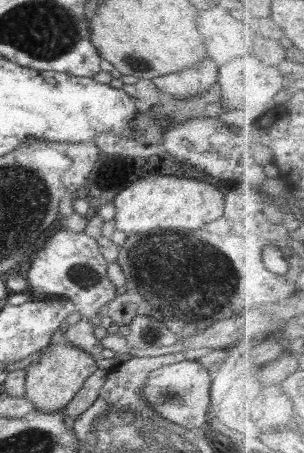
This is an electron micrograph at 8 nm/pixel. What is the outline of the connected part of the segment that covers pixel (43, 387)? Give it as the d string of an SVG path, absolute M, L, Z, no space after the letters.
M65 341L49 344L39 355L32 355L34 361L25 370L25 397L32 402L36 411L50 414L63 410L78 394L84 381L98 370L97 357L70 346Z

